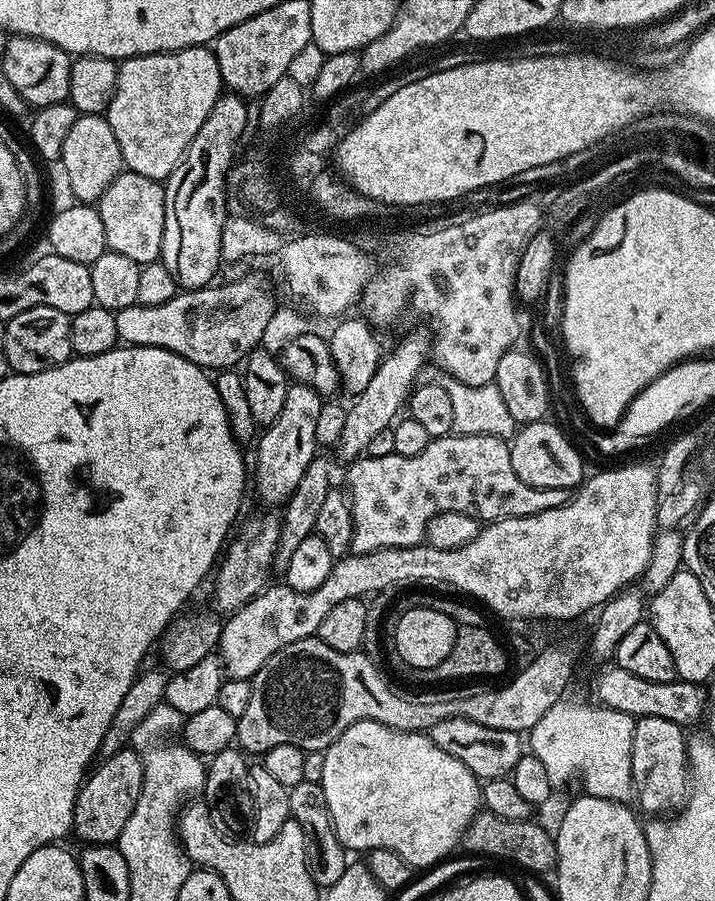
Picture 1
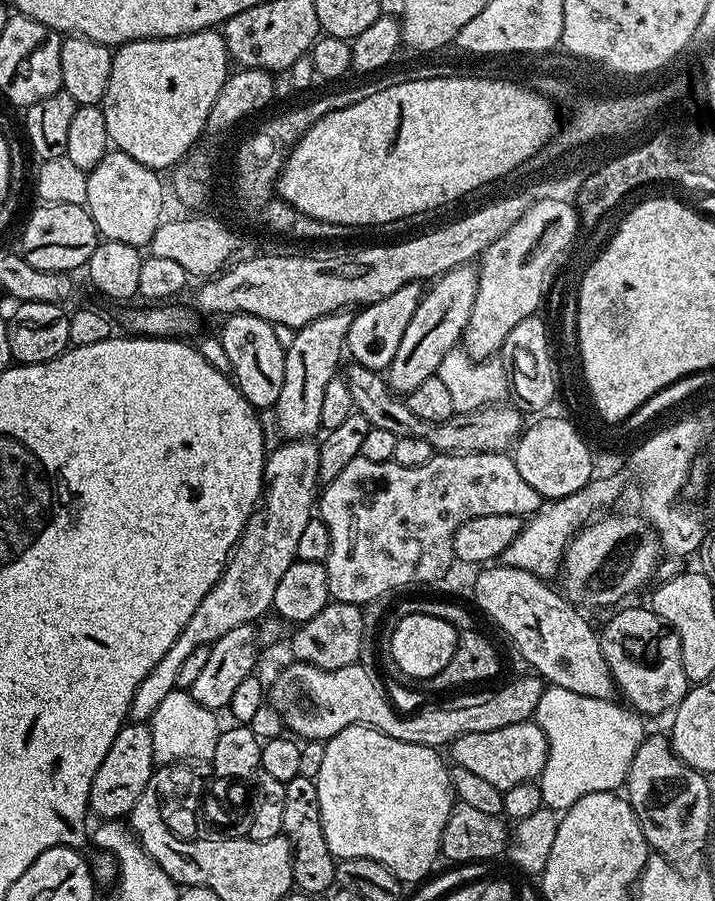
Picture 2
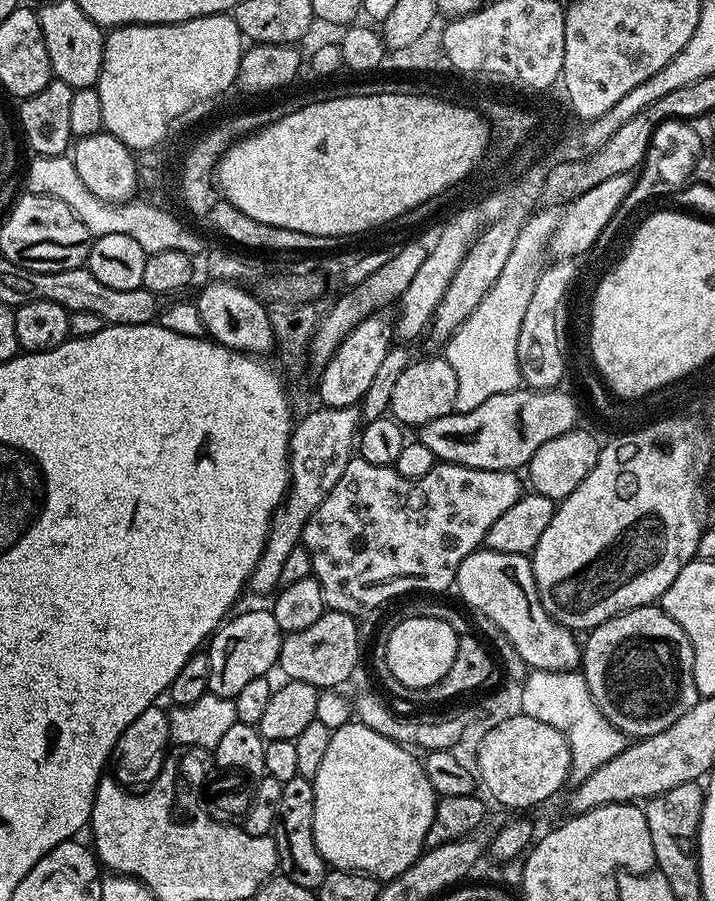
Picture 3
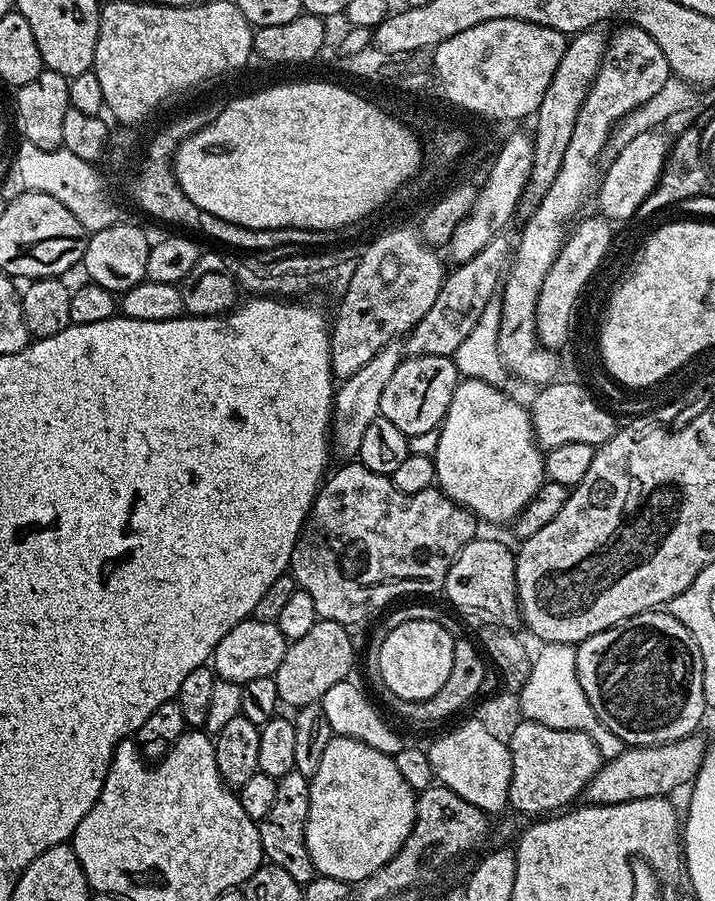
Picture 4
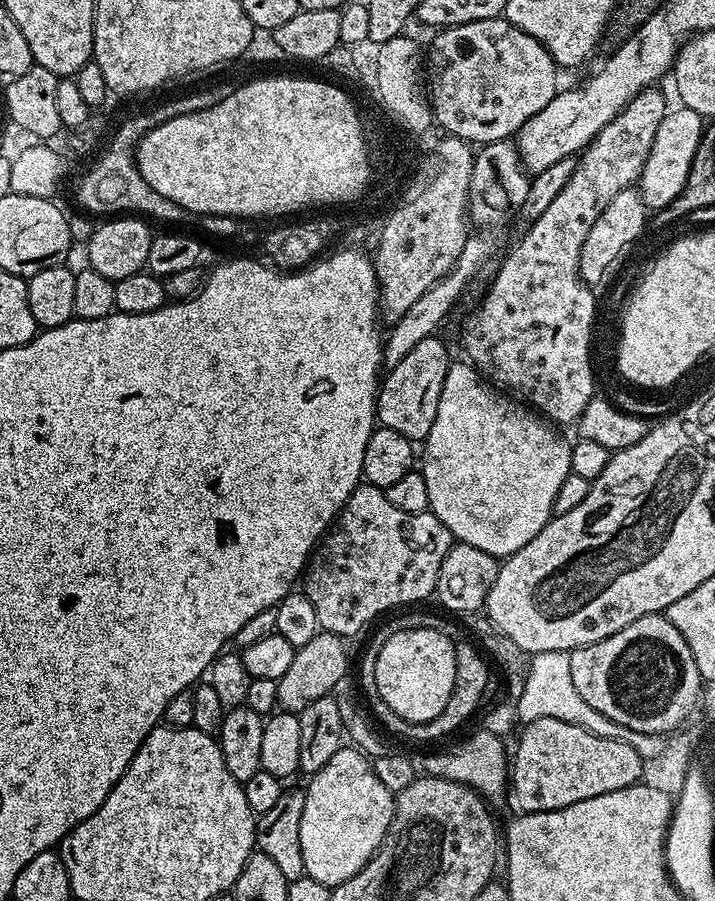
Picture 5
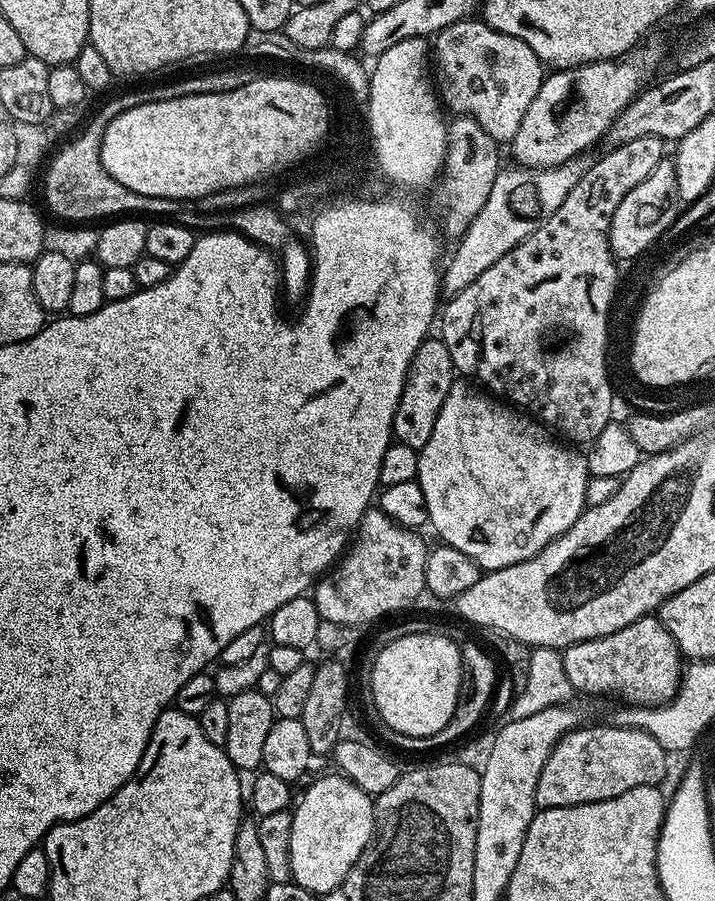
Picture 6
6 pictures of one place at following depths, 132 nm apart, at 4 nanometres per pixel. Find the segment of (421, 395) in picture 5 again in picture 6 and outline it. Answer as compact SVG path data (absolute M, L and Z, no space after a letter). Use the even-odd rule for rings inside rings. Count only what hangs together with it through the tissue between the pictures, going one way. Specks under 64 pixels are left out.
M429 338L422 342L422 346L418 346L408 367L402 398L398 398L398 410L394 410L392 435L399 443L419 450L426 446L426 442L430 442L434 422L438 422L438 410L442 410L442 402L446 402L446 394L450 394L450 386L457 376L450 350L446 350L443 340Z

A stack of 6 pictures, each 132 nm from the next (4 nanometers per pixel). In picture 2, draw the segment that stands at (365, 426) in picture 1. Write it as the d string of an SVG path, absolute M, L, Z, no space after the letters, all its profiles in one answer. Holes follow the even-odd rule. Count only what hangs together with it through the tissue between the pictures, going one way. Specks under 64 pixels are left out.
M472 266L451 268L429 287L433 287L429 292L427 289L421 295L418 310L414 310L414 318L410 318L410 326L406 326L406 334L402 334L402 342L398 342L398 350L386 369L386 379L392 392L407 394L426 382L426 378L435 376L438 366L442 366L442 358L461 343L470 322L470 310L474 310L477 275L477 269Z

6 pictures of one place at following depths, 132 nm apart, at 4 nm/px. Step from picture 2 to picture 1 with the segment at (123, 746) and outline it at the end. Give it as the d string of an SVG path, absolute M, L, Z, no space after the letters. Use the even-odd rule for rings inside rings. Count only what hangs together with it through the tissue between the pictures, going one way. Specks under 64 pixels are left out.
M135 747L121 748L113 756L103 757L87 773L85 782L80 788L74 806L74 822L72 823L74 836L85 840L83 843L88 846L94 844L115 845L122 834L122 826L126 826L130 814L134 814L138 794L142 794L143 777L144 761L141 753Z

